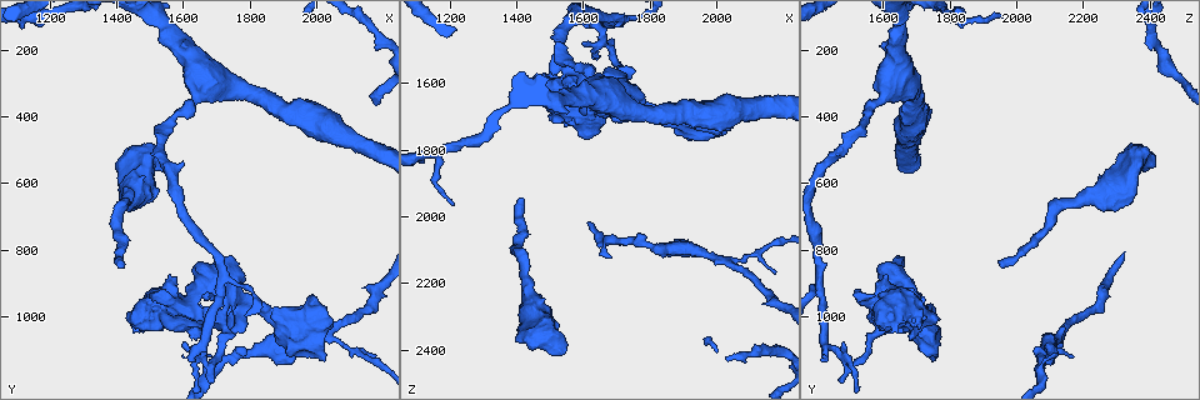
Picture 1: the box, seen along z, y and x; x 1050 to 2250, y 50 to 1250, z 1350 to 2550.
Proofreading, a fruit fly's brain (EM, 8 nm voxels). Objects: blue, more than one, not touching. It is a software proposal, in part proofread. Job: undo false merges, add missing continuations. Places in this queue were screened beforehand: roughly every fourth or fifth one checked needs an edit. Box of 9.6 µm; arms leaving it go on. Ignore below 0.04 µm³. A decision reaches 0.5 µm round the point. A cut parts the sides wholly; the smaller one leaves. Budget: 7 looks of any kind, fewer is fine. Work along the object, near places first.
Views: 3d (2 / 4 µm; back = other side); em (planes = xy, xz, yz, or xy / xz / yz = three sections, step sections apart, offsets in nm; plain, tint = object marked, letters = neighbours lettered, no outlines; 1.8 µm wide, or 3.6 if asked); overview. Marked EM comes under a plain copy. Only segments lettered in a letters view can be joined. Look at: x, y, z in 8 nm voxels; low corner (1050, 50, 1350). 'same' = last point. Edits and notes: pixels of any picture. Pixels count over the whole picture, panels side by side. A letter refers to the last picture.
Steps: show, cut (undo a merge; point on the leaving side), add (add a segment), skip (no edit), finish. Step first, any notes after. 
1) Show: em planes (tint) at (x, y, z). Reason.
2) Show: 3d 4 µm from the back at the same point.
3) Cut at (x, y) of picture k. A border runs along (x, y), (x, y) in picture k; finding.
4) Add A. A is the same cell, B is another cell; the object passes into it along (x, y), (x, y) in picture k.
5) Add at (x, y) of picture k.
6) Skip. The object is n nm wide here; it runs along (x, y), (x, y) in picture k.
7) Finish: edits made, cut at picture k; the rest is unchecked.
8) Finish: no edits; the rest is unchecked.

Show: 3d 2 µm from the back at (2010, 1050, 2130). Thick turns thin.

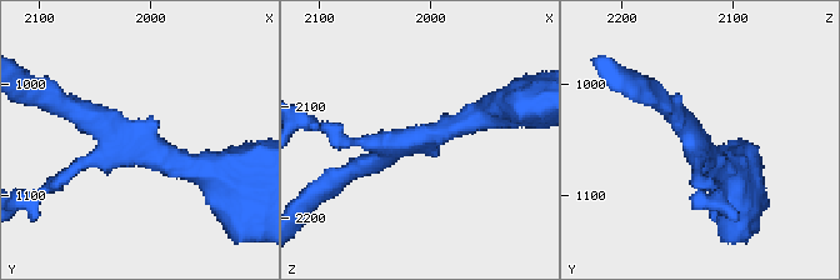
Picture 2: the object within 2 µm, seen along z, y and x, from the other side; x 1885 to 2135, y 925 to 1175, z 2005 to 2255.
Show: em planes (tint) at (2012, 1054, 2126). 3 arms meet here; shape alone is not enough.

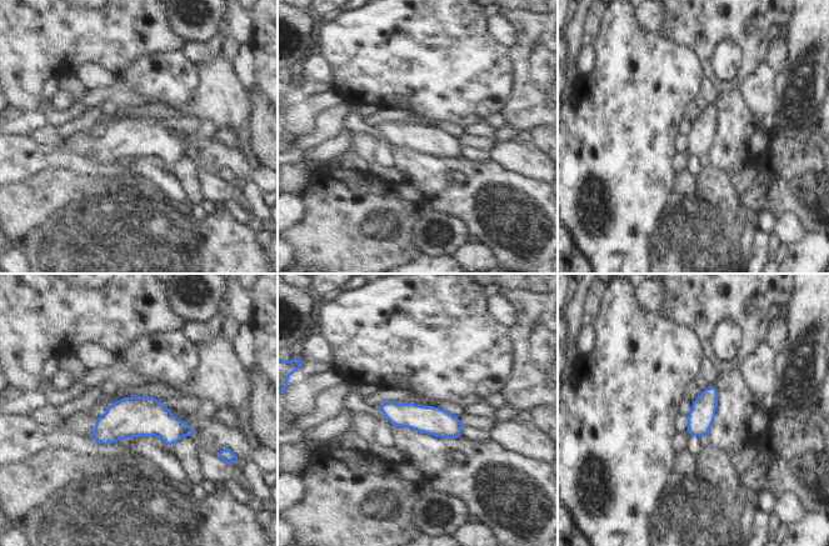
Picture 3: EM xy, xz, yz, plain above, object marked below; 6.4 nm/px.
Show: em planes (letters) at the same point.

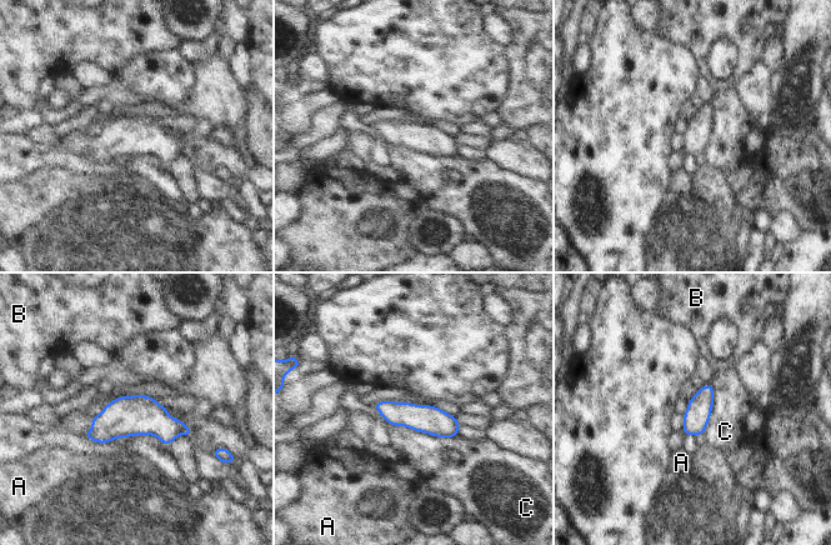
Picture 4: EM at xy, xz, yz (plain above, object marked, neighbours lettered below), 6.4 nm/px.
Skip. The object is 170 nm wide here; A, B and C are other cells; it runs along (379, 406), (455, 431) in picture 4; all the same neuron.

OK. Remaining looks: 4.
Show: 3d 4 µm at (1580, 400, 1550). A narrow waist.

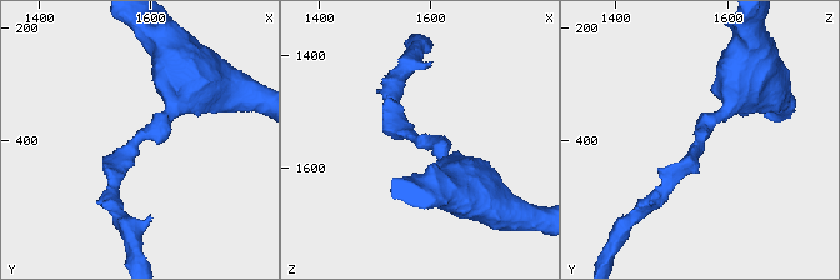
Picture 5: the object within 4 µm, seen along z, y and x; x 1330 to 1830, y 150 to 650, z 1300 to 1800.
Show: em yz step 8 (tint) at (1575, 405, 1550). The arms are 200, 220 nm wide; need the tissue.

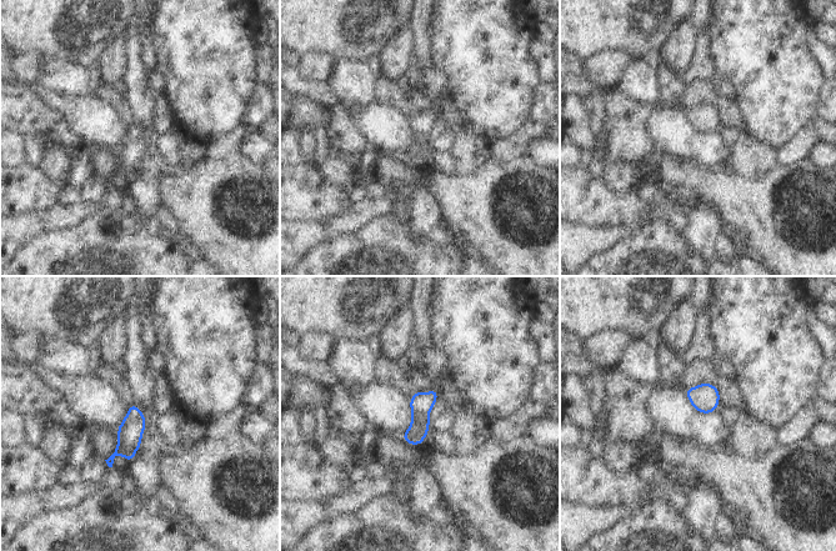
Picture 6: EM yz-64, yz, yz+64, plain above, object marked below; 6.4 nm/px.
Show: em planes (letters) at the same point.

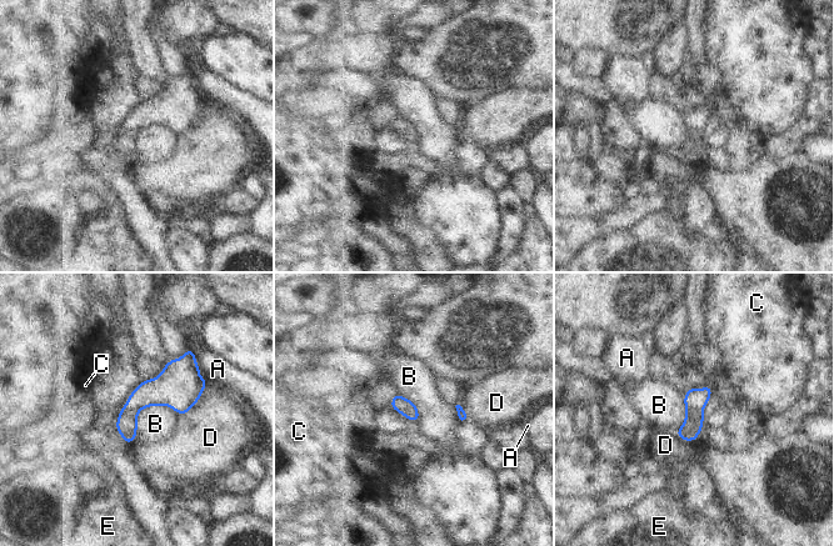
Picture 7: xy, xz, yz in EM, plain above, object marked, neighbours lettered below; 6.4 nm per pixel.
Skip. A, B, C, D and E are other cells; continuous, no second neuron.

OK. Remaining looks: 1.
Show: em 3.6 µm planes (letters) at (1510, 530, 2370). Thick turns thin.

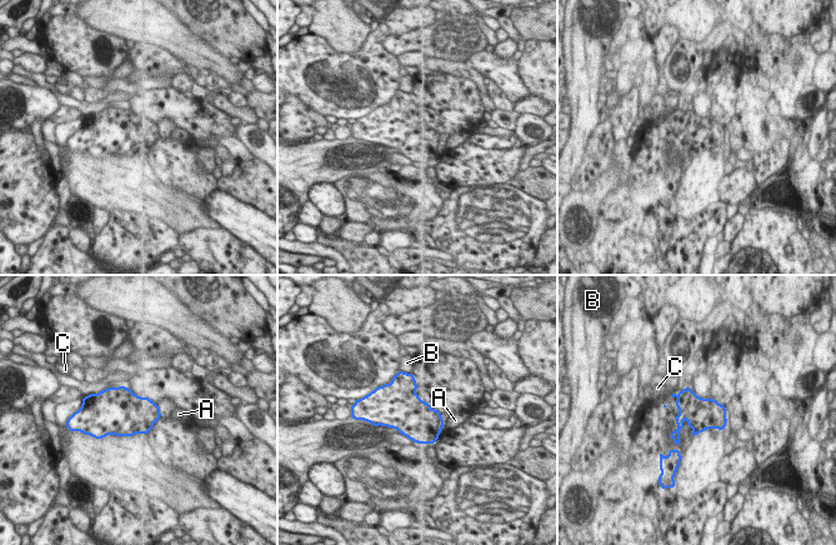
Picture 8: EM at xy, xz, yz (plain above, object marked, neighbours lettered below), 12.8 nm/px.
Skip. A, B and C are other cells; a border runs along (444, 420), (441, 428) in picture 8; one neuron here.

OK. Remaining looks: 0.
Finish: no edits; the rest is unchecked.

